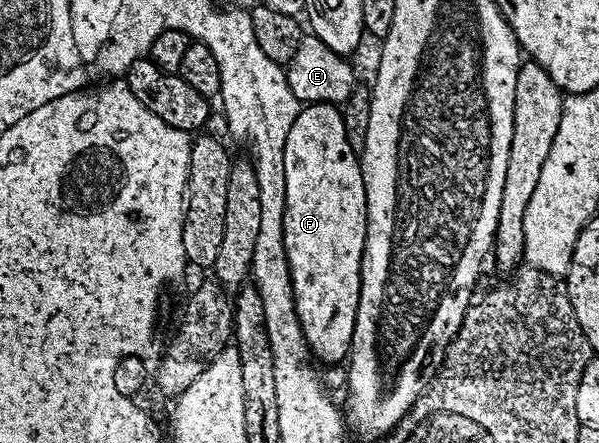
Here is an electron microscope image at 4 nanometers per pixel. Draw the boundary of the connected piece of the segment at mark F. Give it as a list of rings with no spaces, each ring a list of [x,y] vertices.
[[[309,103],[291,123],[287,147],[283,147],[283,171],[287,203],[283,215],[283,243],[289,260],[297,318],[312,356],[318,362],[344,362],[353,341],[355,315],[361,290],[361,260],[365,254],[367,195],[358,150],[347,143],[340,108],[328,103]]]

